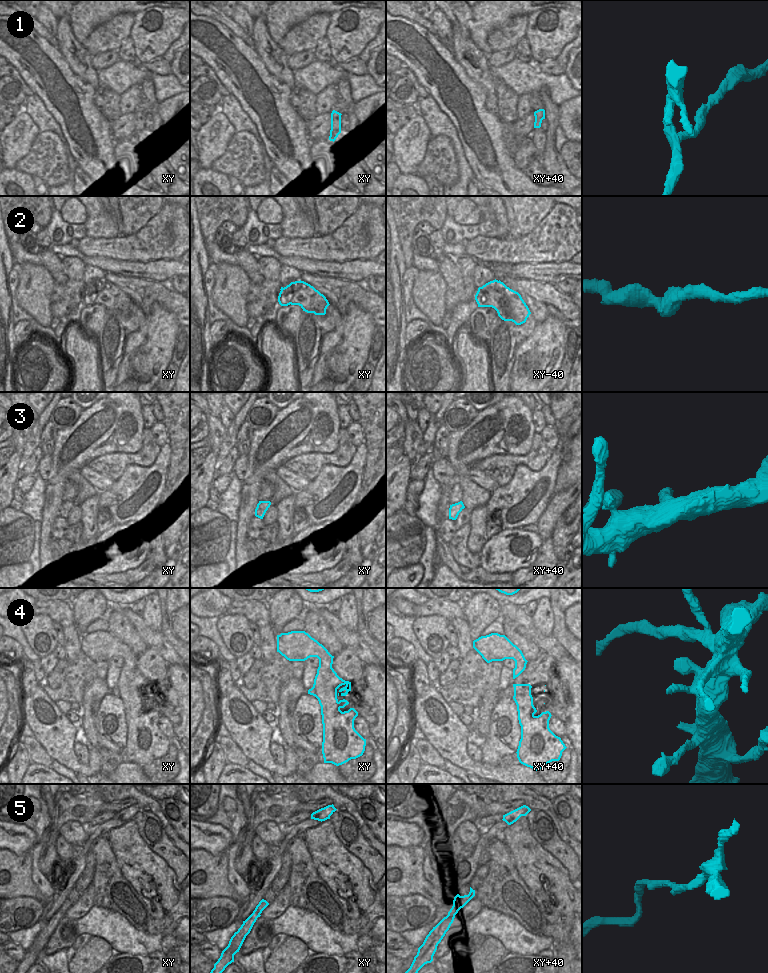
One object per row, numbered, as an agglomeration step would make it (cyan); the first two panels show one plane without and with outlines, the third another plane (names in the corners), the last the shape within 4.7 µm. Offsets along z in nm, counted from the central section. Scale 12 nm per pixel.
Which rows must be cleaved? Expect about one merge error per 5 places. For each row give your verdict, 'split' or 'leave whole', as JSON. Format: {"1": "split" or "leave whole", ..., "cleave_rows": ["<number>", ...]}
{"1": "leave whole", "2": "leave whole", "3": "leave whole", "4": "leave whole", "5": "leave whole", "cleave_rows": []}

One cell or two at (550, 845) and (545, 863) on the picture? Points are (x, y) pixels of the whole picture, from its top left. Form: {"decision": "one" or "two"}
{"decision": "two"}

